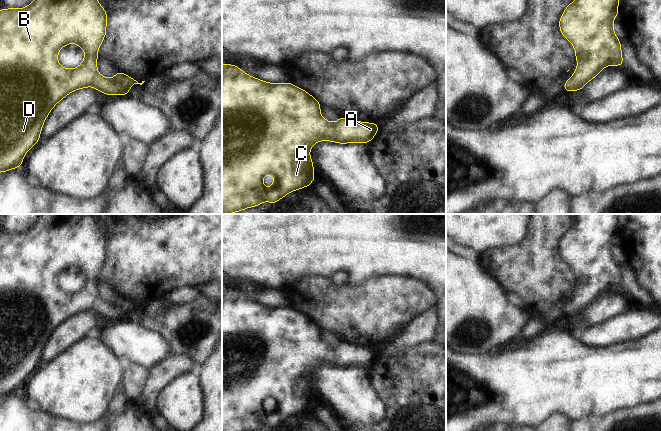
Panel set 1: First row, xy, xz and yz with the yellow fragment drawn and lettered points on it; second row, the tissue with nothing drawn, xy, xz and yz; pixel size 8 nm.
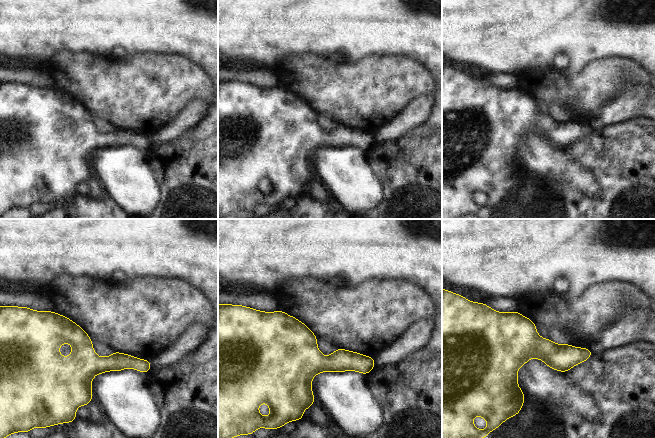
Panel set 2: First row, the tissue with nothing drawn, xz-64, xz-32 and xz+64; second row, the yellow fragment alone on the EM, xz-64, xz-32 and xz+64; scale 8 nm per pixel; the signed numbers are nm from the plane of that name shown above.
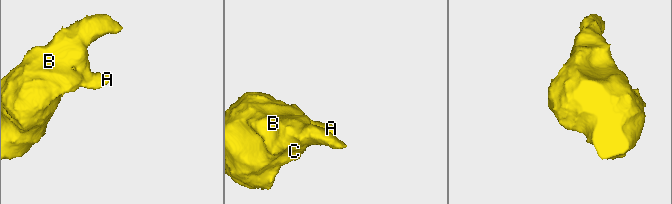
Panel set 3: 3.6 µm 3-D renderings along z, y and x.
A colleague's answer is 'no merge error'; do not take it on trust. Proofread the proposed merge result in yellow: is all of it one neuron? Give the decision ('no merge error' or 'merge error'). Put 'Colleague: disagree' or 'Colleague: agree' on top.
Colleague: agree
no merge error

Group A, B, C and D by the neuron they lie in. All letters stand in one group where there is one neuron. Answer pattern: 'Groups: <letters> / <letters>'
Groups: A B C D

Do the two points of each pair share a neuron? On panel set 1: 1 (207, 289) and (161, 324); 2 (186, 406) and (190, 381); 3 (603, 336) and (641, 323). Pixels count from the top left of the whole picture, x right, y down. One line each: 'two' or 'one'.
1: two
2: one
3: one

